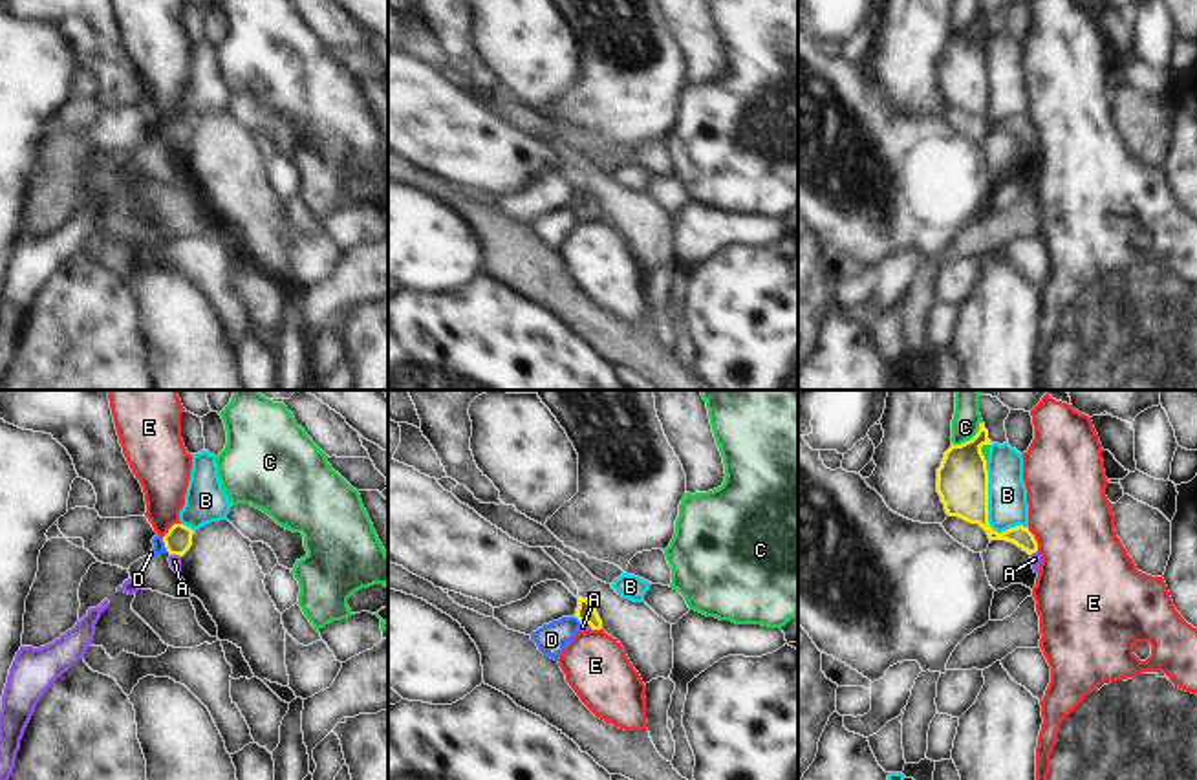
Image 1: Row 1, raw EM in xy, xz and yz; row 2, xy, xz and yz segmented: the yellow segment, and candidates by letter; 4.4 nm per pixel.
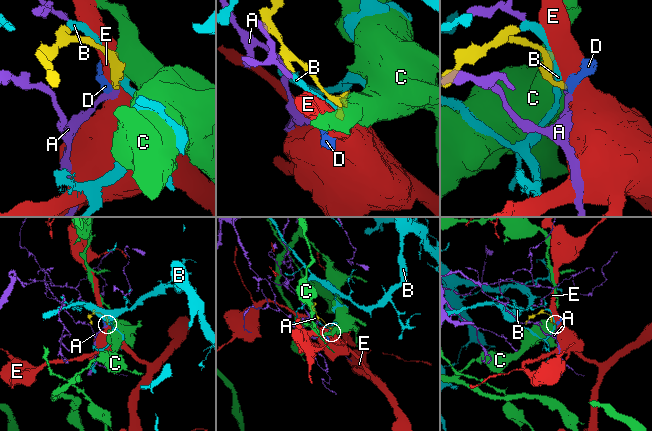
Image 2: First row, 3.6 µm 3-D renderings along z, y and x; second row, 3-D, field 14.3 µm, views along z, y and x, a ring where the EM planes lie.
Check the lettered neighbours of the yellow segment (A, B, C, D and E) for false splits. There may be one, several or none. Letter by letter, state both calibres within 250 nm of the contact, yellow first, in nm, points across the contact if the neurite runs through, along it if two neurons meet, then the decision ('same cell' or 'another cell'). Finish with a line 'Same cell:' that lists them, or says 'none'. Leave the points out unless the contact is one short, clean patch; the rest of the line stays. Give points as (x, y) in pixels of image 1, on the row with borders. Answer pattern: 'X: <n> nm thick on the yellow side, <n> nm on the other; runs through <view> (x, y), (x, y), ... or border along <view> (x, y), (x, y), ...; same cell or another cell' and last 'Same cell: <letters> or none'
A: 90 nm thick on the yellow side, 30 nm on the other; runs through xz (586, 614), (586, 623), (582, 627); same cell
B: 220 nm thick on the yellow side, 180 nm on the other; another cell
C: 220 nm thick on the yellow side, 120 nm on the other; border along yz (981, 422), (970, 438), (952, 444); another cell
D: 120 nm thick on the yellow side, 50 nm on the other; border along xy (161, 539), (169, 552); another cell
E: 90 nm thick on the yellow side, 380 nm on the other; border along yz (1027, 528), (1038, 550); another cell
Same cell: A

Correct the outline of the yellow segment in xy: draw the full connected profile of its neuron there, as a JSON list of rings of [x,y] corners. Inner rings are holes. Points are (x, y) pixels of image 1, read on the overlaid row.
[[[174,524],[163,536],[165,547],[170,553],[168,562],[176,573],[181,573],[181,557],[192,546],[194,531],[183,524]]]

